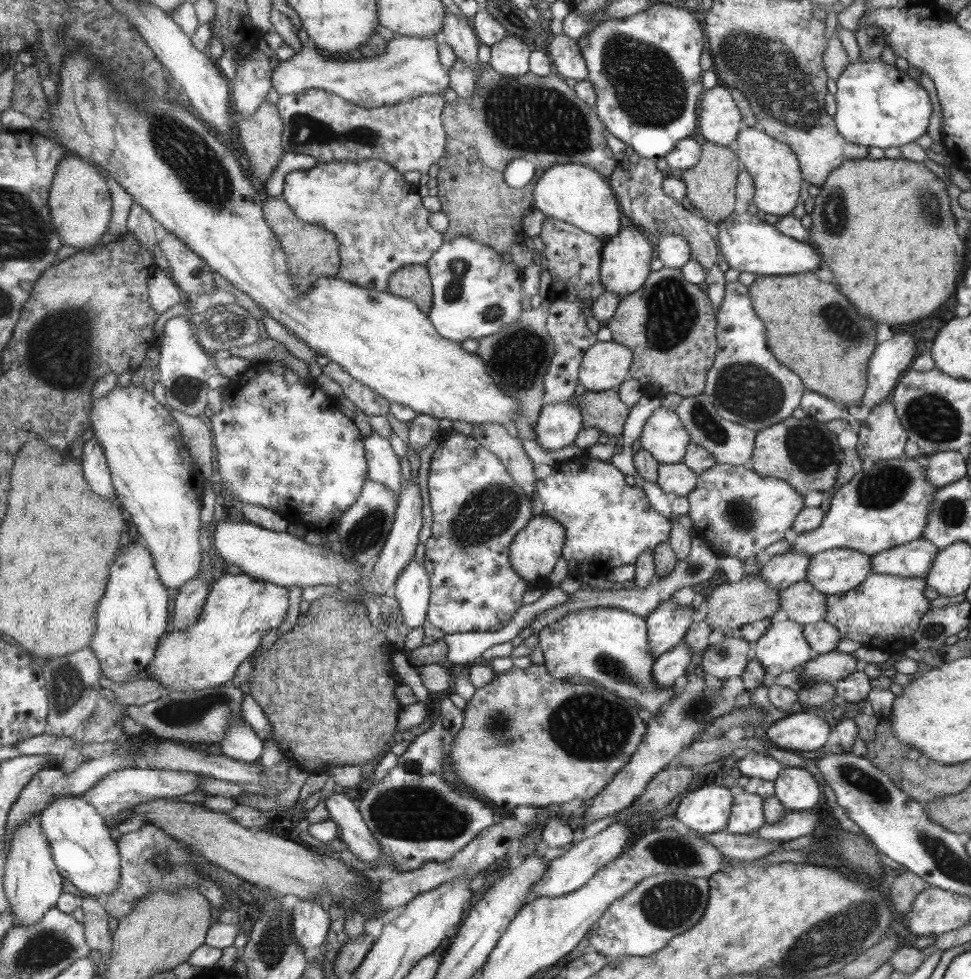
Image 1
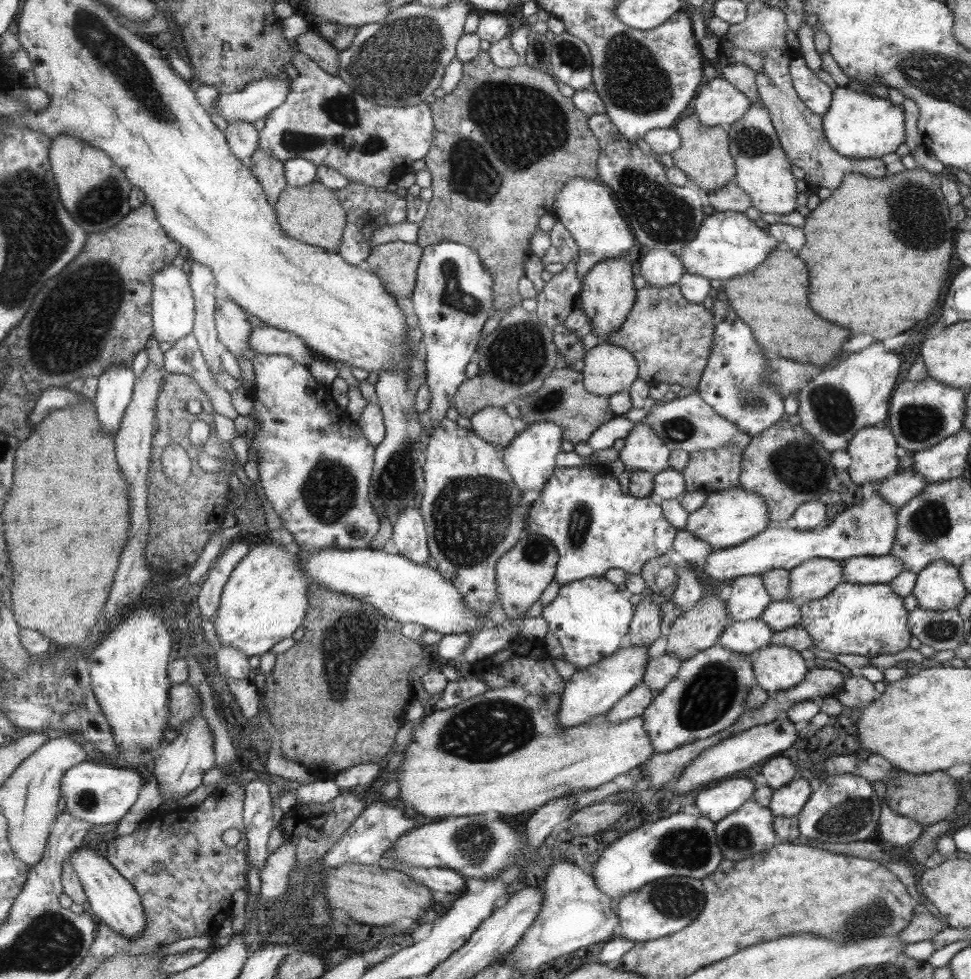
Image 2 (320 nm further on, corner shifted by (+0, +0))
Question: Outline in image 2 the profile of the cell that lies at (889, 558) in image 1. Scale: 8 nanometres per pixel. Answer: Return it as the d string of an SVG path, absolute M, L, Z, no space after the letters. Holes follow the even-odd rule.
M890 554L878 557L851 557L841 563L841 574L845 583L887 584L904 569L901 561Z

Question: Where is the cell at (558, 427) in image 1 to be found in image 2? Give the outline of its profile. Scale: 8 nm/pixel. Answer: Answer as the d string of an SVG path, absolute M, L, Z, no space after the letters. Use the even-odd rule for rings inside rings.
M544 421L522 427L521 434L517 434L509 445L502 448L504 452L501 458L508 468L509 475L512 476L512 481L519 487L521 495L530 490L540 492L544 488L556 469L556 456L560 453L559 446L563 440L564 428L551 421Z

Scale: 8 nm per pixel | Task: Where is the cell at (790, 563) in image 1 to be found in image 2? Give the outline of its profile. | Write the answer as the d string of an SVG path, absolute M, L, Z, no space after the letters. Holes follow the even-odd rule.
M760 575L737 577L723 595L730 623L759 618L772 601Z

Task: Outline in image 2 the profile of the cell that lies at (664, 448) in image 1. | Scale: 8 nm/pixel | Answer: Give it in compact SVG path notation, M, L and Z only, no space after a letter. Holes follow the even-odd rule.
M643 422L635 423L624 441L618 458L629 474L639 470L653 476L668 469L672 452L663 440L657 438L656 432L643 425Z

